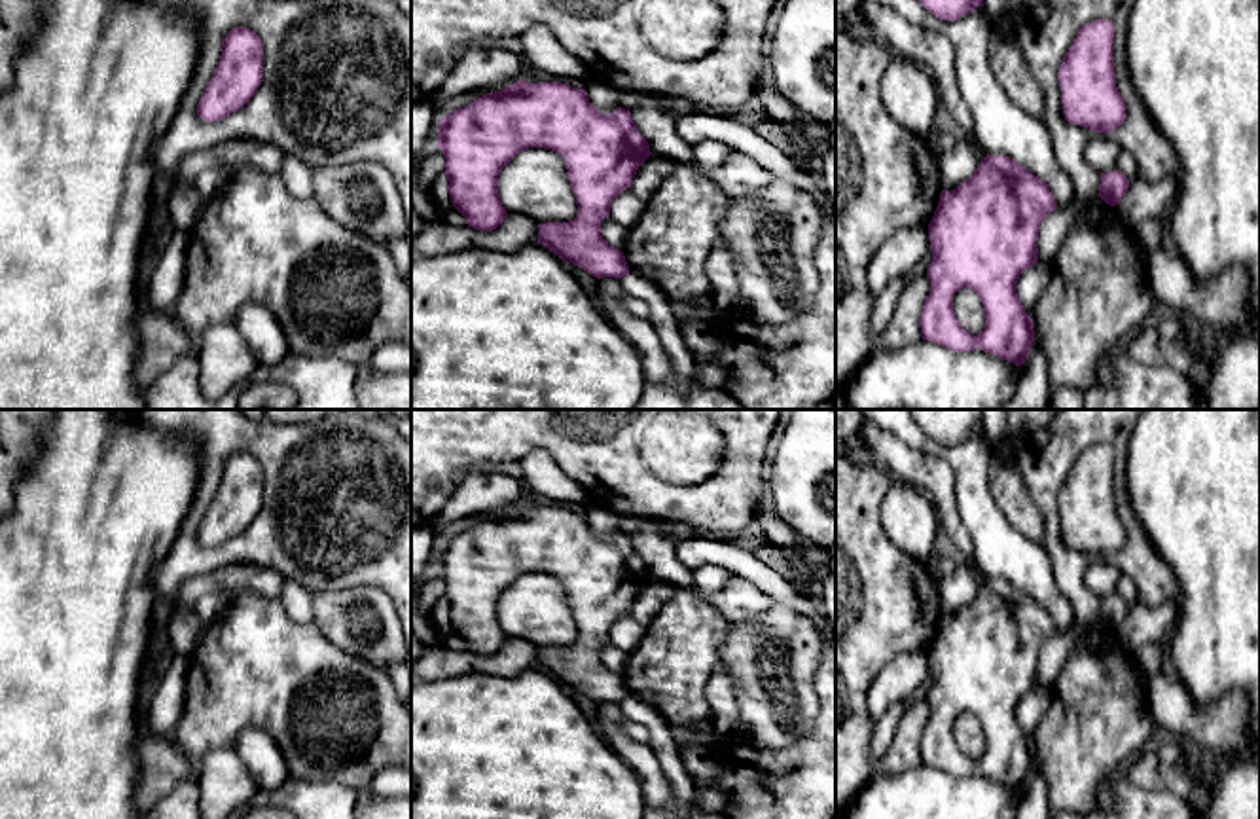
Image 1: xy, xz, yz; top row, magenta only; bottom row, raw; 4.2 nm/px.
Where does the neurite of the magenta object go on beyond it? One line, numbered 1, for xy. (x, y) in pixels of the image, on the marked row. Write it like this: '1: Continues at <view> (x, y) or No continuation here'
1: No continuation here

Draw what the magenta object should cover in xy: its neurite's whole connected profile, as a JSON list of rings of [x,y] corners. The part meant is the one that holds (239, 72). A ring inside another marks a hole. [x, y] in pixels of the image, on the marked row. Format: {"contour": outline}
{"contour": [[[231,28],[222,42],[222,55],[208,82],[197,116],[218,121],[243,108],[263,82],[263,44],[246,28]]]}

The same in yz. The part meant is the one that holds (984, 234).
{"contour": [[[985,155],[966,182],[951,191],[942,190],[928,224],[932,262],[927,269],[930,292],[919,317],[923,339],[955,353],[980,349],[1021,366],[1033,347],[1035,330],[1017,298],[1016,282],[1038,262],[1038,229],[1055,209],[1048,184],[1004,155]],[[966,286],[983,305],[985,326],[978,336],[968,334],[953,311],[953,296]]]}

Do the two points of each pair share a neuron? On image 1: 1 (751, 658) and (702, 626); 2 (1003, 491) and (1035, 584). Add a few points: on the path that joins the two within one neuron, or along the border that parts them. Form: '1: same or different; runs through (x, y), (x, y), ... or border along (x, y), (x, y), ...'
1: different; border along (730, 626), (717, 666)
2: different; border along (990, 488), (999, 510), (1020, 531), (1041, 545)

